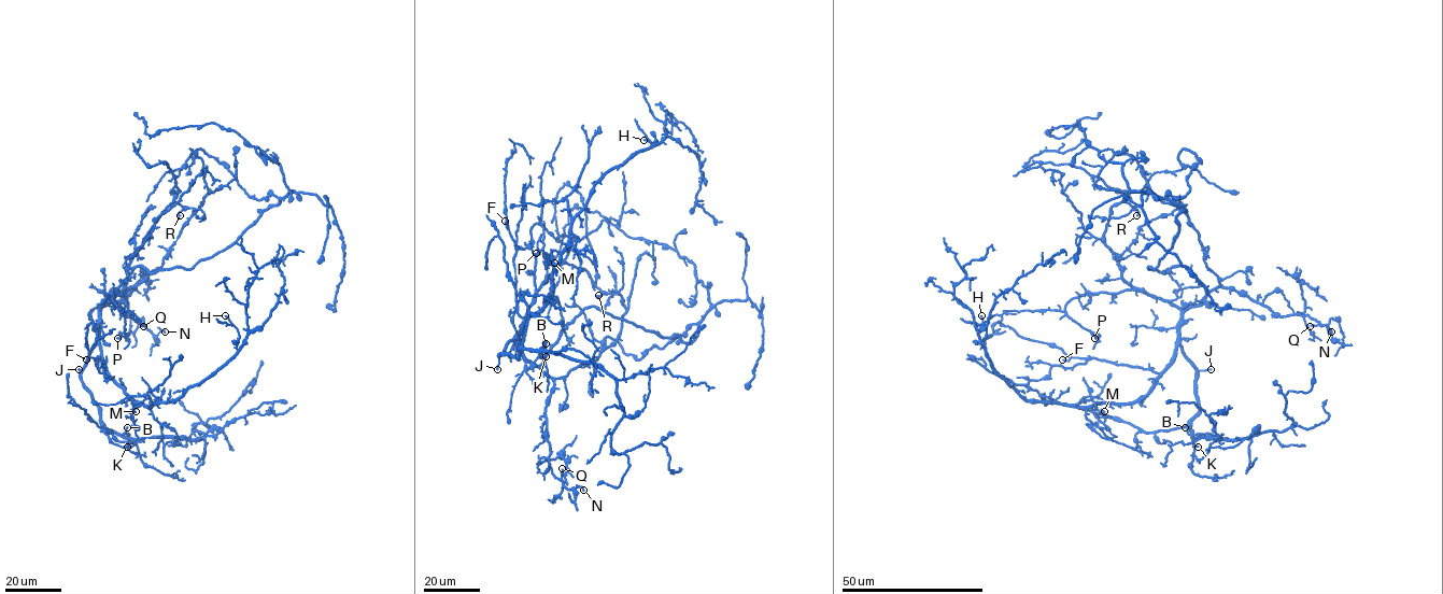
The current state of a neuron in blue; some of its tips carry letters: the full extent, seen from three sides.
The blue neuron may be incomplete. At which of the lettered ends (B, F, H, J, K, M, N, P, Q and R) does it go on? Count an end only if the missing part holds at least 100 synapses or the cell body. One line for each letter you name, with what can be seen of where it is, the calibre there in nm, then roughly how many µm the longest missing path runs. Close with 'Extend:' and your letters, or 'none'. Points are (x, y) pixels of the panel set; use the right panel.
J: Place: (1211, 369). Thickness 160 nm. Missing length about 90 µm
Extend: J

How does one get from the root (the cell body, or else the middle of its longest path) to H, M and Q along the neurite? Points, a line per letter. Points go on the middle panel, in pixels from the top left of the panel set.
H: (542, 362), (525, 357), (521, 328), (547, 303), (571, 221), (590, 189), (659, 143), (644, 140)
M: (542, 362), (534, 365), (525, 357), (518, 337), (550, 296), (560, 256), (555, 250), (554, 263)
Q: (542, 362), (540, 368), (554, 384), (546, 408), (549, 465), (556, 478), (562, 478), (562, 468)

